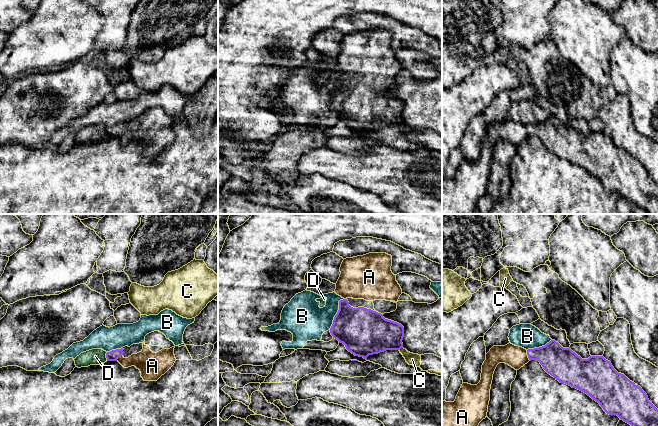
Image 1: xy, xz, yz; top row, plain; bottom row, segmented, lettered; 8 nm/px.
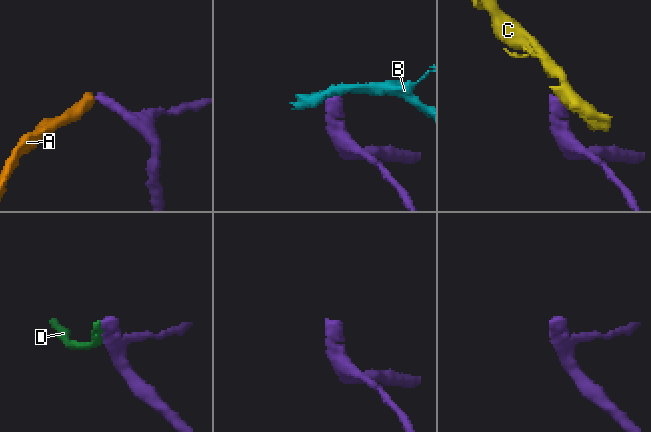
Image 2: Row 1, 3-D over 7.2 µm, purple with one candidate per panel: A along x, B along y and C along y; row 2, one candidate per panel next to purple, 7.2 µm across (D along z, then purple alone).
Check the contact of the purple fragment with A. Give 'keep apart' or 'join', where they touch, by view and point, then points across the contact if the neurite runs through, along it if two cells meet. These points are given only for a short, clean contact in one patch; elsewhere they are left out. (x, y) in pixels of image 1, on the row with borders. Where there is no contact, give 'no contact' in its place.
join; meets purple in yz at (527, 354); runs through yz (557, 361), (544, 354), (527, 354), (516, 357)

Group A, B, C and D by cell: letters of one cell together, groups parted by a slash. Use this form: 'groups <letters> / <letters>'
groups A / B / C / D

